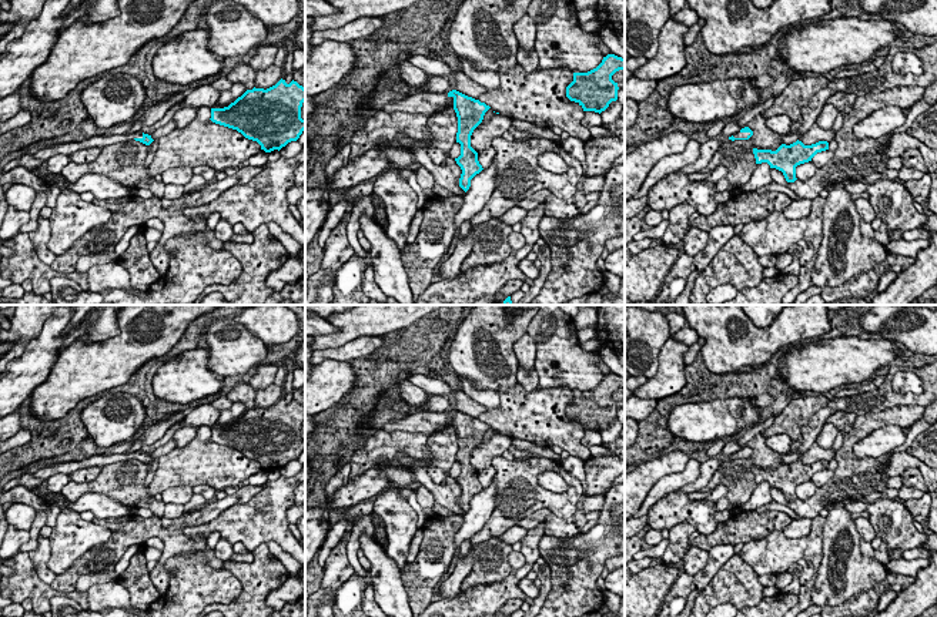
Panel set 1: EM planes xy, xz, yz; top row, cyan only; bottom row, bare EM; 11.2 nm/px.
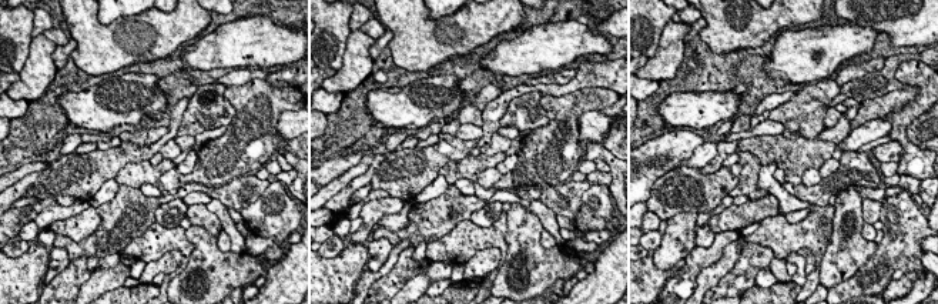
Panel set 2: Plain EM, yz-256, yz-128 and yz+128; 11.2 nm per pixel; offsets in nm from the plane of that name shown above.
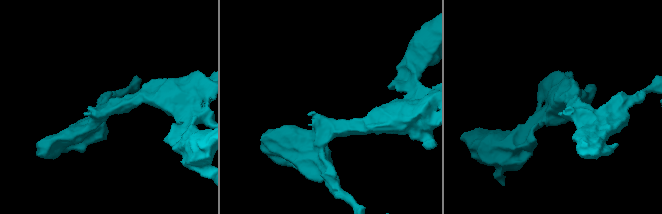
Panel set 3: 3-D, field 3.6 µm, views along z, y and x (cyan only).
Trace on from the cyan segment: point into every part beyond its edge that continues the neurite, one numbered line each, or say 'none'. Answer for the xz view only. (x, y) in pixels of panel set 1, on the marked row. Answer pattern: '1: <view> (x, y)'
1: xz (425, 103)

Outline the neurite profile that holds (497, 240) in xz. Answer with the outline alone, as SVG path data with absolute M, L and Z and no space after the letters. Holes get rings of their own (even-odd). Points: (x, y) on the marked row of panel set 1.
M501 218L473 227L473 247L464 259L461 271L465 272L478 265L492 265L506 259L513 251L508 244L511 232L512 225L505 224Z

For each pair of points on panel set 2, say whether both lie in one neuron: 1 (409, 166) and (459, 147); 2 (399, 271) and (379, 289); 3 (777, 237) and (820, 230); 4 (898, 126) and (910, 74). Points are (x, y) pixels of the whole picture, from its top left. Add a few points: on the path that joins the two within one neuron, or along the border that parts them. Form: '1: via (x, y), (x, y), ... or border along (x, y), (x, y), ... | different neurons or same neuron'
1: via (422, 166), (446, 149) | same neuron
2: via (395, 276), (384, 287) | same neuron
3: via (787, 237), (810, 233) | same neuron
4: via (908, 113), (921, 100), (921, 87) | same neuron

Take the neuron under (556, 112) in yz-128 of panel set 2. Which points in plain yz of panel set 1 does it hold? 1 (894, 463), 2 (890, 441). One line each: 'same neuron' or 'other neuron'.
1: other neuron
2: other neuron

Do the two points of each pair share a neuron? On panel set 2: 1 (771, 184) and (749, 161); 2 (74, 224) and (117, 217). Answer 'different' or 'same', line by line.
1: different
2: different

